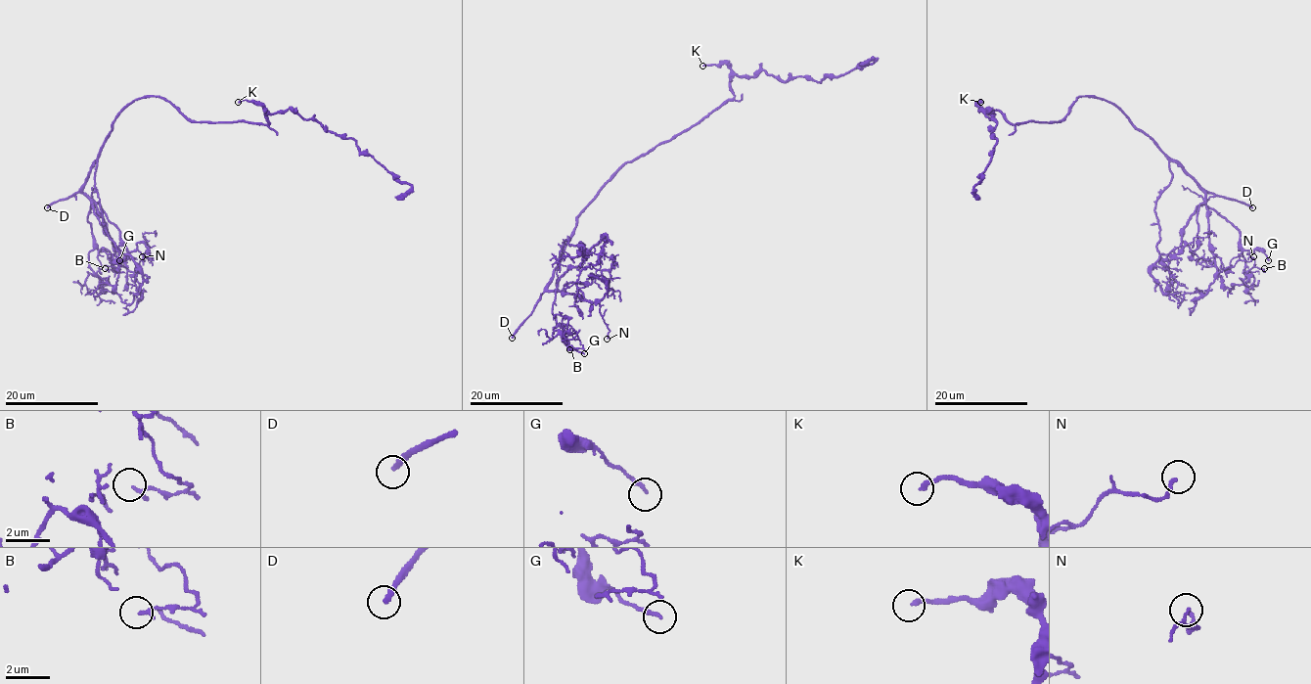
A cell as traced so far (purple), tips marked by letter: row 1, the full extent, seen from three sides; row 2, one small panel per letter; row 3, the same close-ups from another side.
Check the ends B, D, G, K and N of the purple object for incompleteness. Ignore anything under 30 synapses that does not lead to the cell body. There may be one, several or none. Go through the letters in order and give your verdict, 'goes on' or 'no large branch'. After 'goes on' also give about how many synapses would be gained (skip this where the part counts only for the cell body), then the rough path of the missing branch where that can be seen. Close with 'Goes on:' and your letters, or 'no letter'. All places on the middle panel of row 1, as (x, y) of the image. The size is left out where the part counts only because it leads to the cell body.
B: no large branch
D: goes on
G: no large branch
K: no large branch
N: no large branch
Goes on: D

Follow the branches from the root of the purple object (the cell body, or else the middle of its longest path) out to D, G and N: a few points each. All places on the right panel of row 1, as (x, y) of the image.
D: (1084, 96), (1112, 102), (1203, 188), (1216, 195), (1247, 204), (1252, 207)
G: (1084, 96), (1112, 102), (1194, 180), (1205, 204), (1238, 230), (1240, 244), (1244, 250), (1261, 250), (1268, 260)
N: (1084, 96), (1112, 102), (1204, 193), (1207, 237), (1218, 272), (1230, 268), (1238, 260), (1249, 261), (1253, 256)

